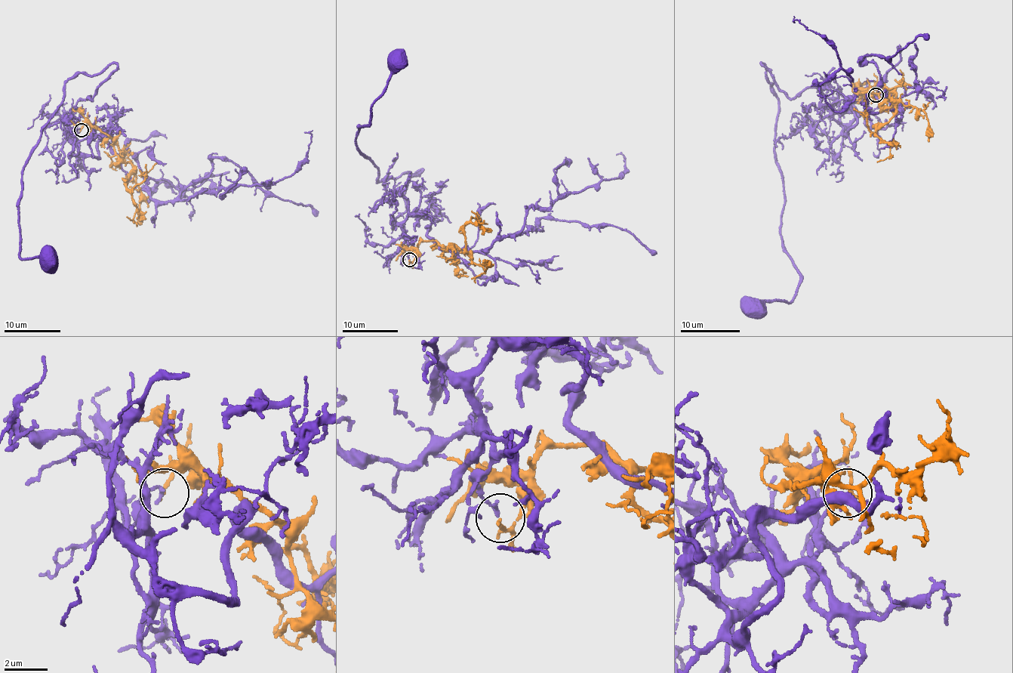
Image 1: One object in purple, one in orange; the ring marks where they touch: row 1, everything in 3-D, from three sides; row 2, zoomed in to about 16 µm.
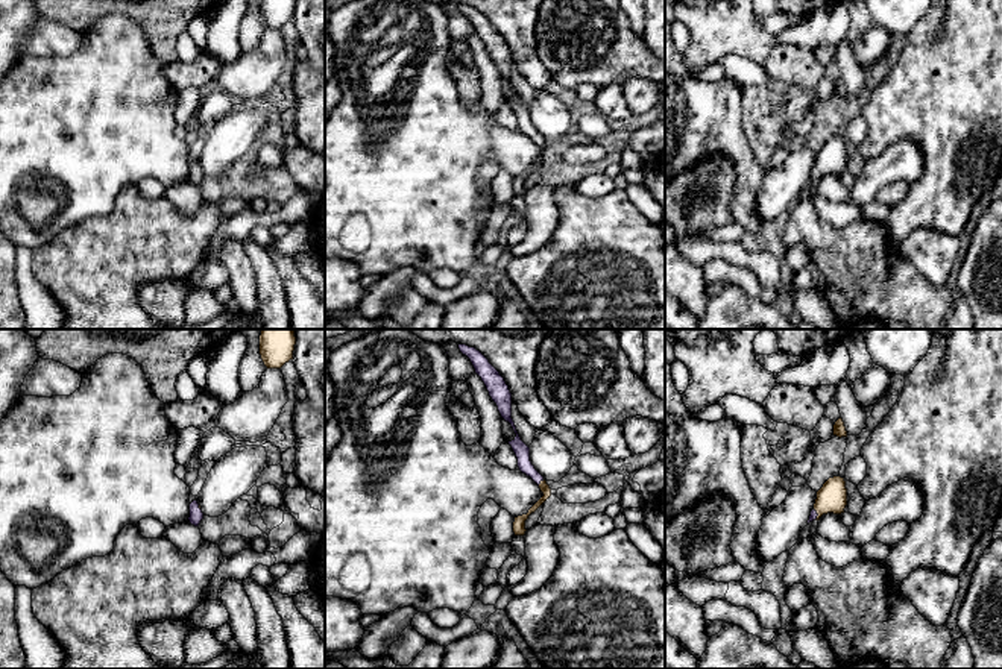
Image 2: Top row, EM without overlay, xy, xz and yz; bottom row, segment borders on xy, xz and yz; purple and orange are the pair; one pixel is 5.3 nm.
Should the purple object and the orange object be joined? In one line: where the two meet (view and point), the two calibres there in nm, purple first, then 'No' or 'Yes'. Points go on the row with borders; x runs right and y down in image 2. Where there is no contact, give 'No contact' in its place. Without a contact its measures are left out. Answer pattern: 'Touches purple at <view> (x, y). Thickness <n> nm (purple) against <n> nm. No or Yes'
Touches purple at xz (541, 480). Thickness 80 nm (purple) against 60 nm. No

